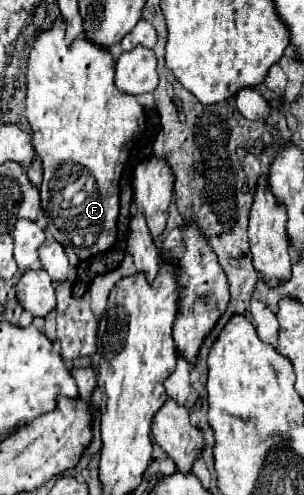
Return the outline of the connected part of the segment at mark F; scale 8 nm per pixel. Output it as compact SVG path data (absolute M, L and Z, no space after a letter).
M63 19L35 39L27 59L27 119L45 169L41 209L49 219L49 233L81 261L117 241L121 163L127 163L135 140L146 130L144 108L135 97L119 93L113 65L111 53L97 53L81 39L67 47Z

